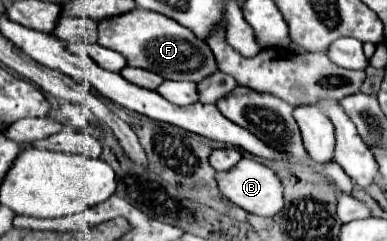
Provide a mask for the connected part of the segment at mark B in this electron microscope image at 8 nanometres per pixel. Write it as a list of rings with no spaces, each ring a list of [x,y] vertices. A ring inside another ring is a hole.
[[[242,158],[234,168],[226,170],[226,172],[218,172],[216,174],[220,192],[234,202],[236,206],[244,208],[250,214],[258,214],[258,216],[274,216],[282,210],[284,206],[284,186],[280,182],[280,178],[274,174],[274,170],[270,170],[268,166],[252,160],[252,158]]]

